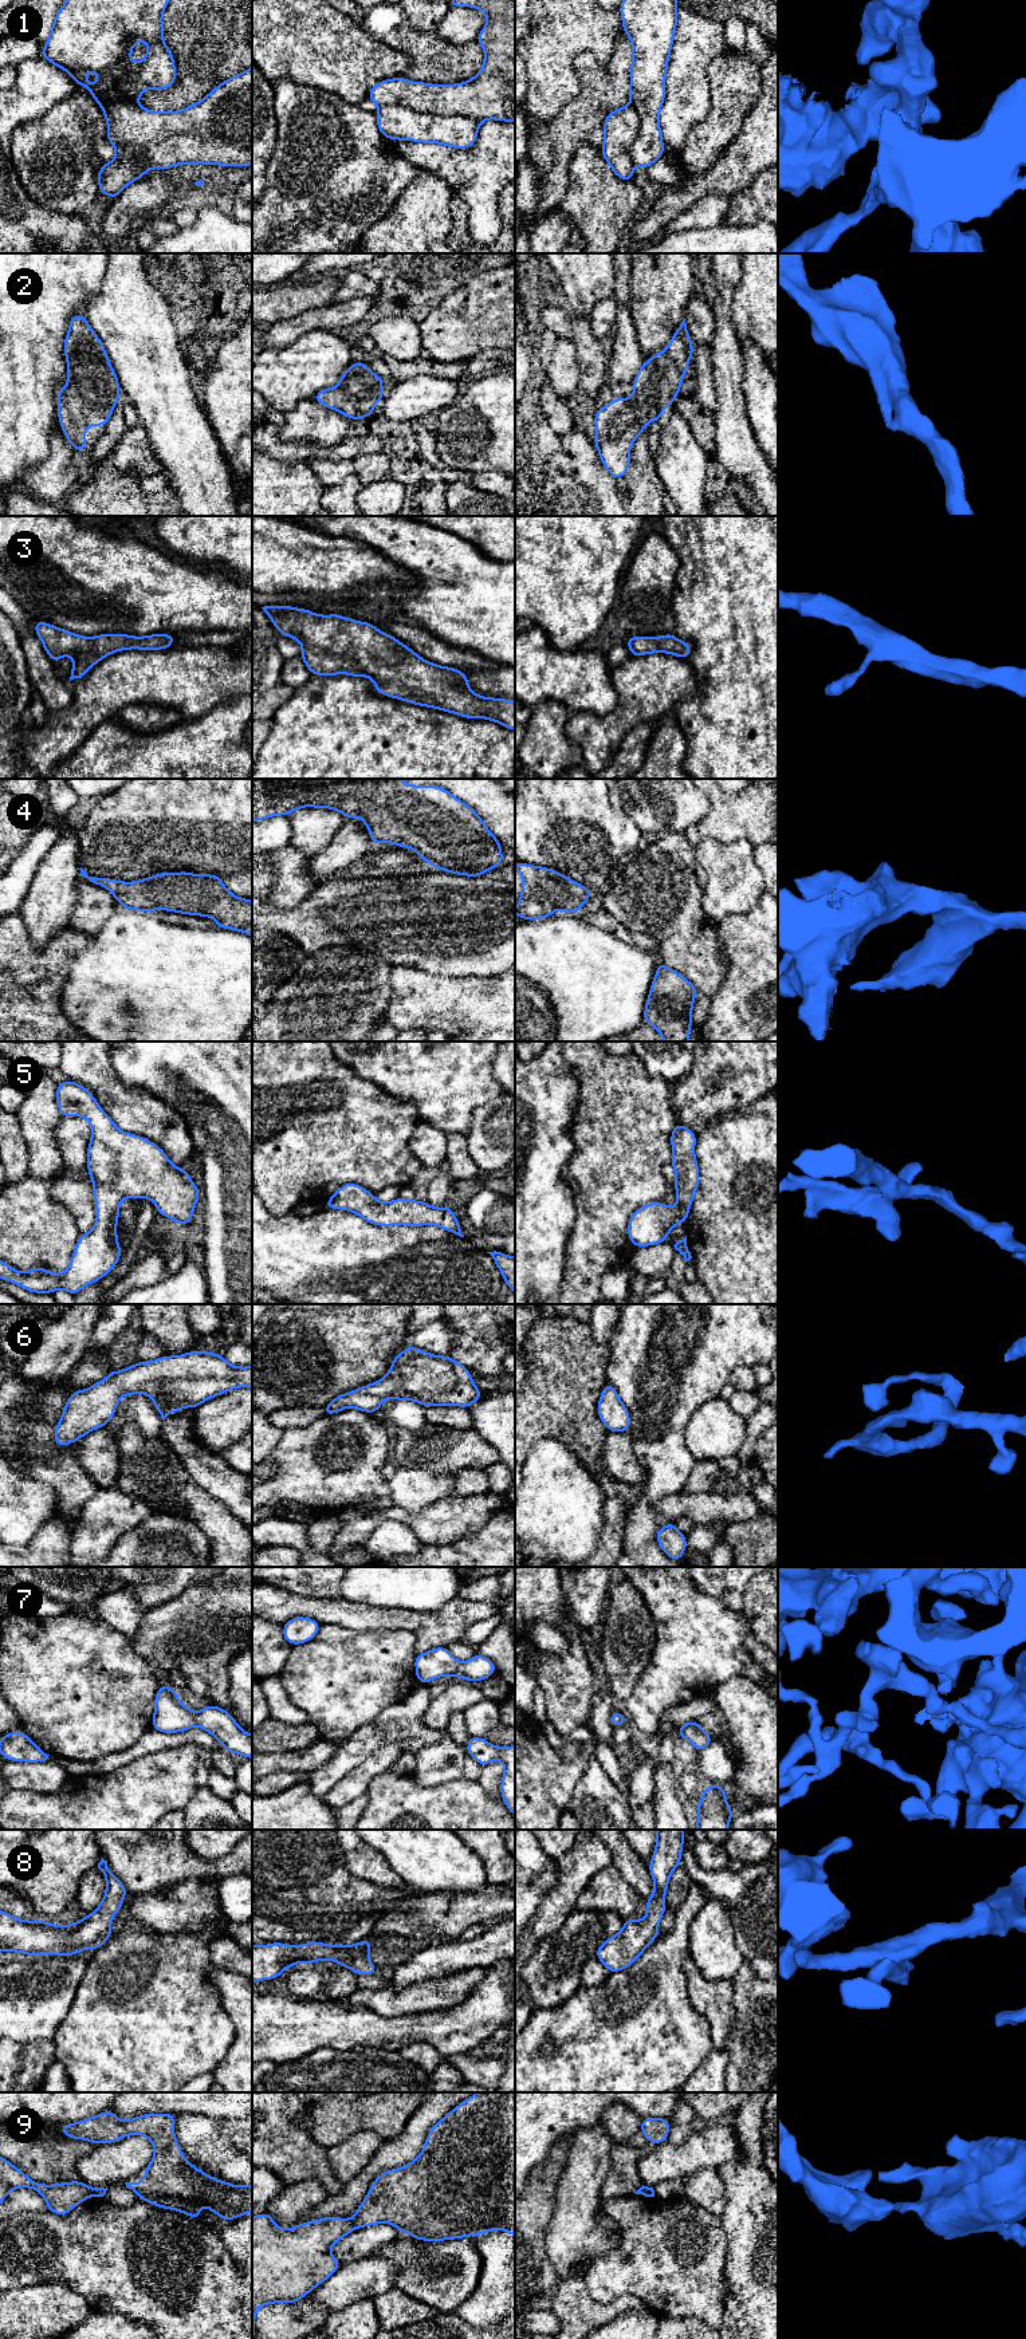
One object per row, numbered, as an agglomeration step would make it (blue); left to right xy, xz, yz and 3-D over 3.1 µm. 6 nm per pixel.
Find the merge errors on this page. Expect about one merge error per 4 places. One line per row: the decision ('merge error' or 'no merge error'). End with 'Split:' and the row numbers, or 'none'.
1: no merge error
2: no merge error
3: no merge error
4: no merge error
5: no merge error
6: no merge error
7: no merge error
8: no merge error
9: merge error
Split: 9

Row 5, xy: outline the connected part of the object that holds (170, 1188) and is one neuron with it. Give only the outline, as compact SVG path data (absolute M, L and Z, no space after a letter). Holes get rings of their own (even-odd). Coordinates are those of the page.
M68 1079L58 1083L56 1104L62 1117L82 1117L91 1125L87 1170L93 1180L95 1224L90 1232L79 1235L64 1272L51 1273L43 1267L19 1272L0 1260L0 1279L28 1292L64 1289L76 1295L111 1272L122 1255L117 1236L122 1200L146 1197L160 1214L178 1226L192 1221L200 1189L154 1142L119 1130L82 1084Z

